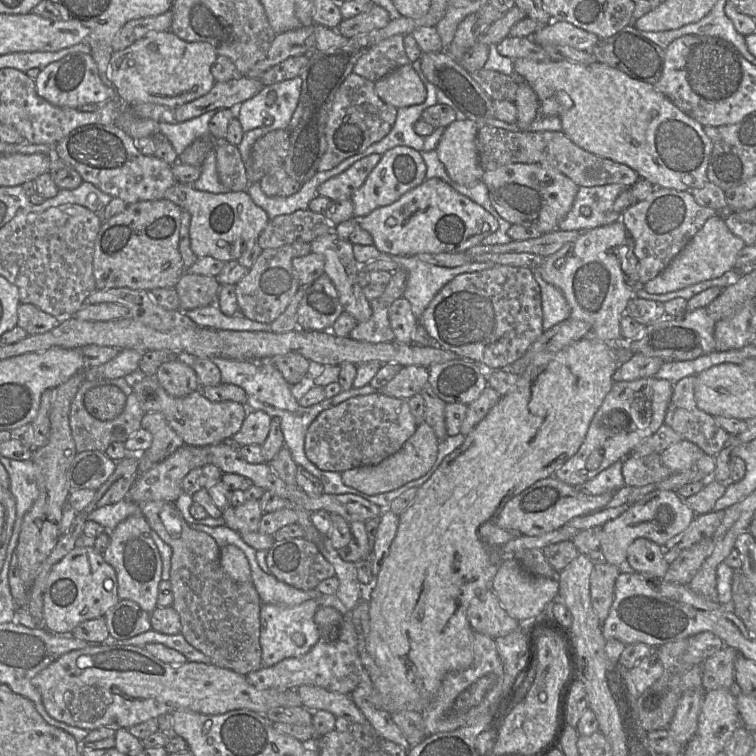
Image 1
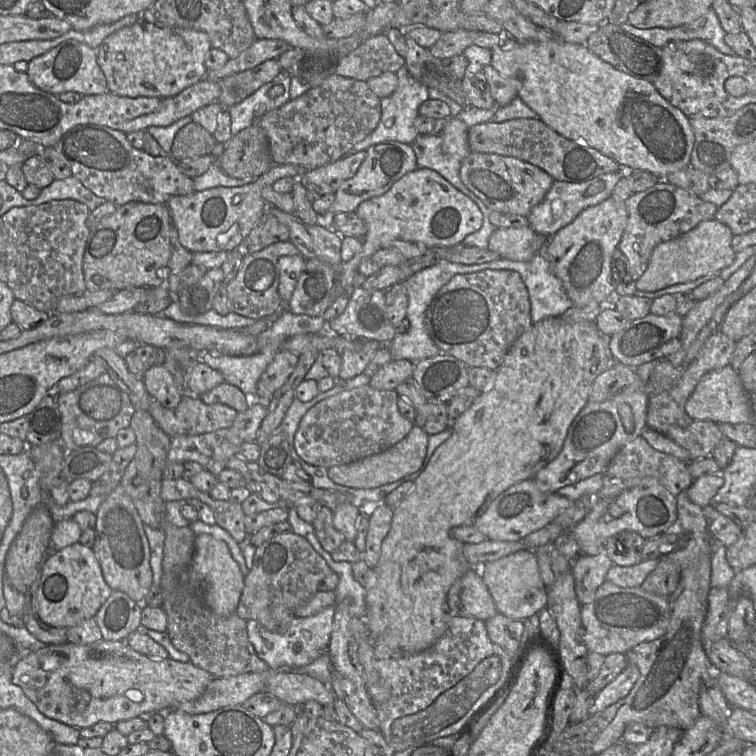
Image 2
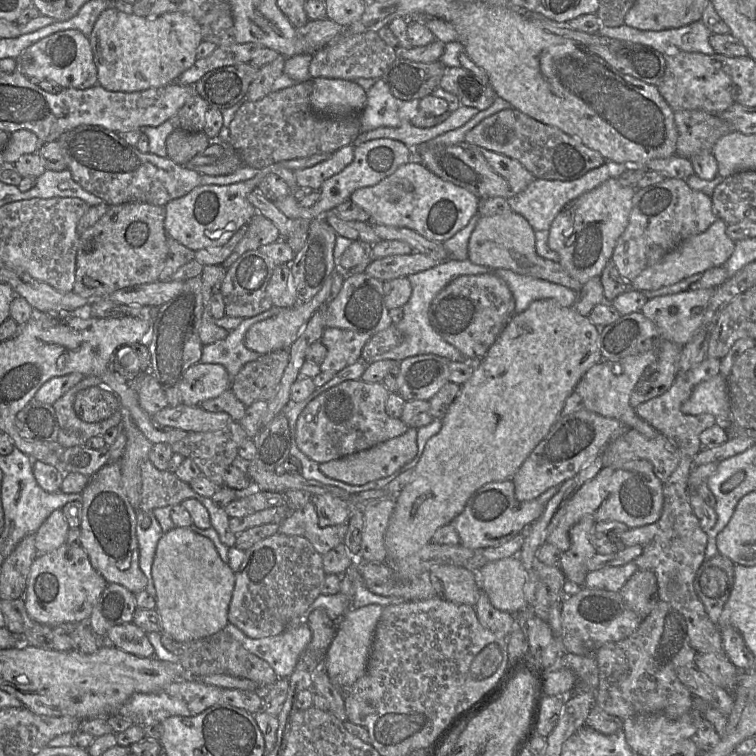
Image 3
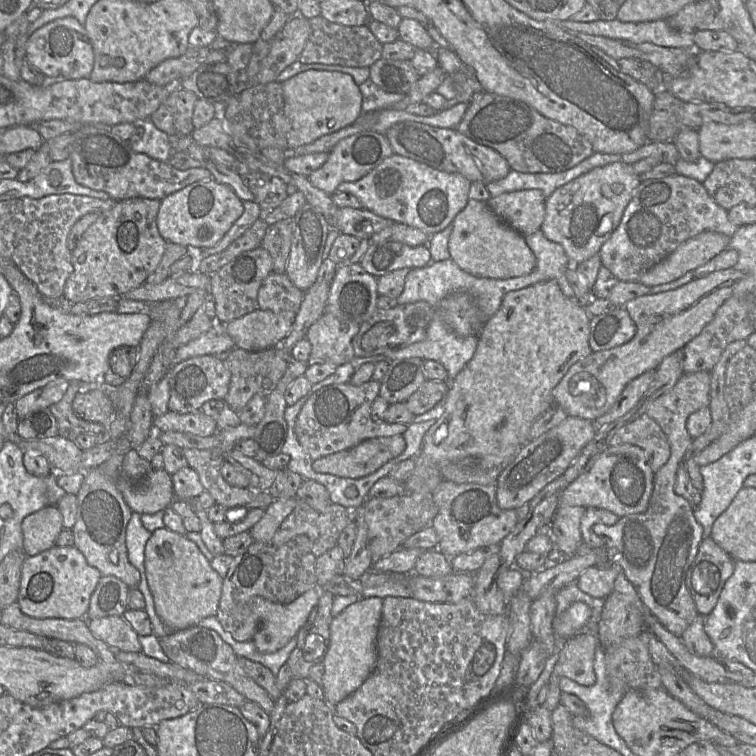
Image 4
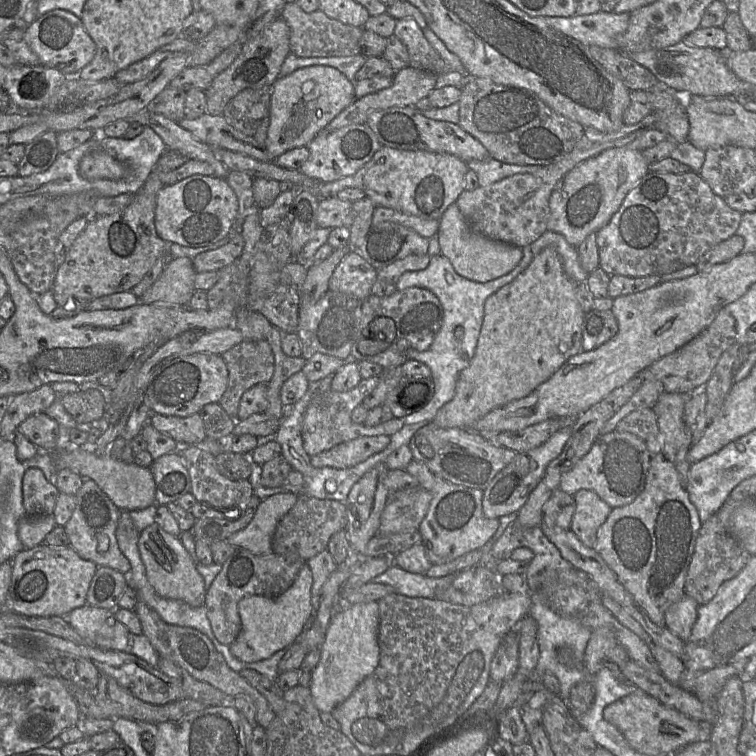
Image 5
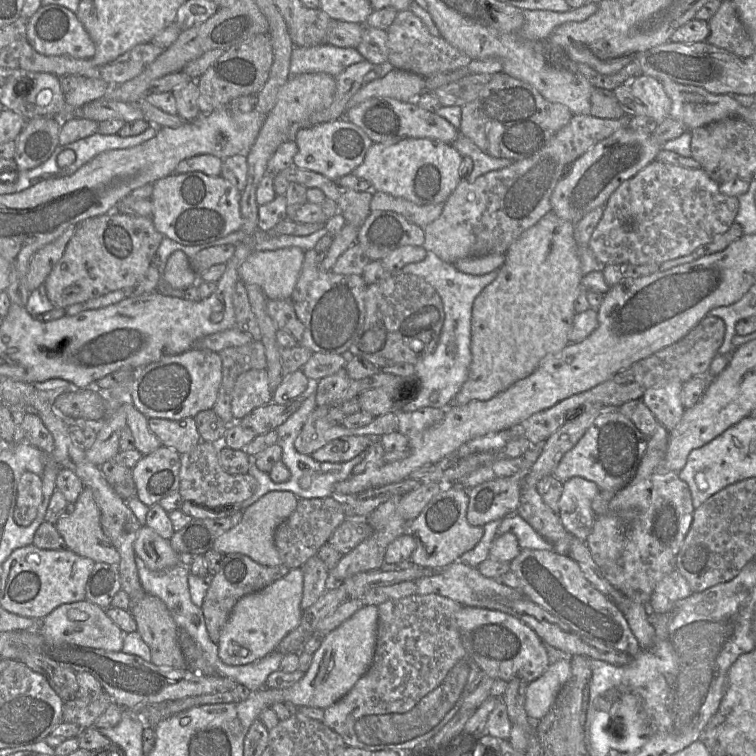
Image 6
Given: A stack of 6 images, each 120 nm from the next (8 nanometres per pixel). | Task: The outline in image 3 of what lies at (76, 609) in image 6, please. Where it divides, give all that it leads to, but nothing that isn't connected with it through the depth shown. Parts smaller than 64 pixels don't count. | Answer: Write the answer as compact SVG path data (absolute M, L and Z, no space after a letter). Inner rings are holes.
M132 622L112 627L108 631L105 641L141 658L155 657L155 650L147 638L147 633Z

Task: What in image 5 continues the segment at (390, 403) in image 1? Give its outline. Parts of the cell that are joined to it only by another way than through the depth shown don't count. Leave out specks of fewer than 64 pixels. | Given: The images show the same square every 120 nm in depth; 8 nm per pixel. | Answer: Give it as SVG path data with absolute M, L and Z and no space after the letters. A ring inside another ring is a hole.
M379 376L362 379L356 387L349 391L337 392L329 390L318 395L311 401L306 410L302 426L303 448L310 457L330 450L338 444L359 437L378 435L392 436L401 430L404 423L400 418L394 417L387 422L373 427L355 423L351 419L353 410L362 404L365 397L371 394L371 392L378 386L379 381Z

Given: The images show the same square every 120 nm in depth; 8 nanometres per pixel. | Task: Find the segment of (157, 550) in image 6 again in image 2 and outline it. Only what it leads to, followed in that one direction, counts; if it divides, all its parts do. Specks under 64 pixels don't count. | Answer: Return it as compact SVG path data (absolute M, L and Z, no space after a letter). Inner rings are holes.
M199 534L195 539L193 567L205 581L206 605L216 614L229 616L235 613L244 587L245 575L239 564L233 559L227 544L207 534Z

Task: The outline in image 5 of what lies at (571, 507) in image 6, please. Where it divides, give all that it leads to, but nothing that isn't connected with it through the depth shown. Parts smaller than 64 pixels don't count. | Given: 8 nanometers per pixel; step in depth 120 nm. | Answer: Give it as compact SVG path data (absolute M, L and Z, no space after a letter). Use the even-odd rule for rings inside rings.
M581 489L573 497L576 509L570 529L585 546L594 548L597 530L606 521L612 508L591 490Z

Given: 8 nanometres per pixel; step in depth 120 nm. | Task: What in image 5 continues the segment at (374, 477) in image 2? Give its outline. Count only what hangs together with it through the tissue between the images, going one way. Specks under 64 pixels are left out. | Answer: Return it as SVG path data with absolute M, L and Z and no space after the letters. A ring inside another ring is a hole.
M387 435L359 437L312 456L311 463L317 468L351 468L381 452L389 443Z

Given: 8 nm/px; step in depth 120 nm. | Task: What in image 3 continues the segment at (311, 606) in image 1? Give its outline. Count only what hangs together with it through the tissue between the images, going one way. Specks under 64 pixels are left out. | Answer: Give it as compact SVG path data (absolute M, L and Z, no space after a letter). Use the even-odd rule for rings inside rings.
M304 621L295 628L285 629L279 635L260 639L246 636L230 623L223 630L240 642L245 649L265 660L278 678L290 677L312 637L311 630Z

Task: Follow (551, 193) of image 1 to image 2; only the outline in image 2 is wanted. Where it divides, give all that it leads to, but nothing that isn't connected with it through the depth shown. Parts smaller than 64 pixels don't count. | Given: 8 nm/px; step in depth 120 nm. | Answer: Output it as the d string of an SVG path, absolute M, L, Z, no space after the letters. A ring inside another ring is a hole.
M470 151L461 160L459 176L490 210L524 217L543 200L554 182L547 172L520 159L475 151Z

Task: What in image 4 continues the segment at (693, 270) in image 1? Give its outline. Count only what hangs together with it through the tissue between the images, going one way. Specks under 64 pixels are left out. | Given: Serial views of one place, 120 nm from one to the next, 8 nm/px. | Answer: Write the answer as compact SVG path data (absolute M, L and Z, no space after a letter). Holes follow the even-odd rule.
M704 231L682 243L674 252L654 265L638 280L646 286L657 286L676 280L729 247L731 238L716 231Z

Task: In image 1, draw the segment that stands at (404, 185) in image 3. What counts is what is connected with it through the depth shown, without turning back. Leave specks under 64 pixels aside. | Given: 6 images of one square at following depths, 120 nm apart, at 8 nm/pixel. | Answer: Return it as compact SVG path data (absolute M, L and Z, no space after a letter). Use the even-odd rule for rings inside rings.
M439 178L425 179L396 202L377 208L366 216L357 217L356 220L360 227L372 236L373 244L380 252L398 256L415 256L420 253L462 253L481 244L485 237L498 228L497 220L488 211Z

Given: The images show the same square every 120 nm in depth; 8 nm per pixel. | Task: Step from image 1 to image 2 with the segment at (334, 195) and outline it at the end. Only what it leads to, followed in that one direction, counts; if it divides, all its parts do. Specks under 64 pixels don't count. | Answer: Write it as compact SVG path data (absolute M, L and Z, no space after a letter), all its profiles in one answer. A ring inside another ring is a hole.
M366 151L348 153L339 160L313 170L307 170L298 181L306 190L320 195L335 193L346 180L352 178L366 157Z

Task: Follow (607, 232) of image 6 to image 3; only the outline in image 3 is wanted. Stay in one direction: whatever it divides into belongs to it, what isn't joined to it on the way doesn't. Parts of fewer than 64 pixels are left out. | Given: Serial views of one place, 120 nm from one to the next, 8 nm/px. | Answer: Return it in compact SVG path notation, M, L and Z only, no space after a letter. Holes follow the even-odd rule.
M668 178L636 189L629 223L618 239L610 261L622 277L632 281L648 265L649 248L659 246L668 252L685 239L706 231L717 219L711 197L692 189L683 179Z

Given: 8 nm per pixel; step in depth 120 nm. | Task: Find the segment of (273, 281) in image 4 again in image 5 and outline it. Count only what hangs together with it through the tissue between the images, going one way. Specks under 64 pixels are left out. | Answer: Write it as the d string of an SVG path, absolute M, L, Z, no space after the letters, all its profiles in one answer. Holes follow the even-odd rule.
M279 283L274 291L266 296L260 313L283 334L297 333L301 296L298 288Z

